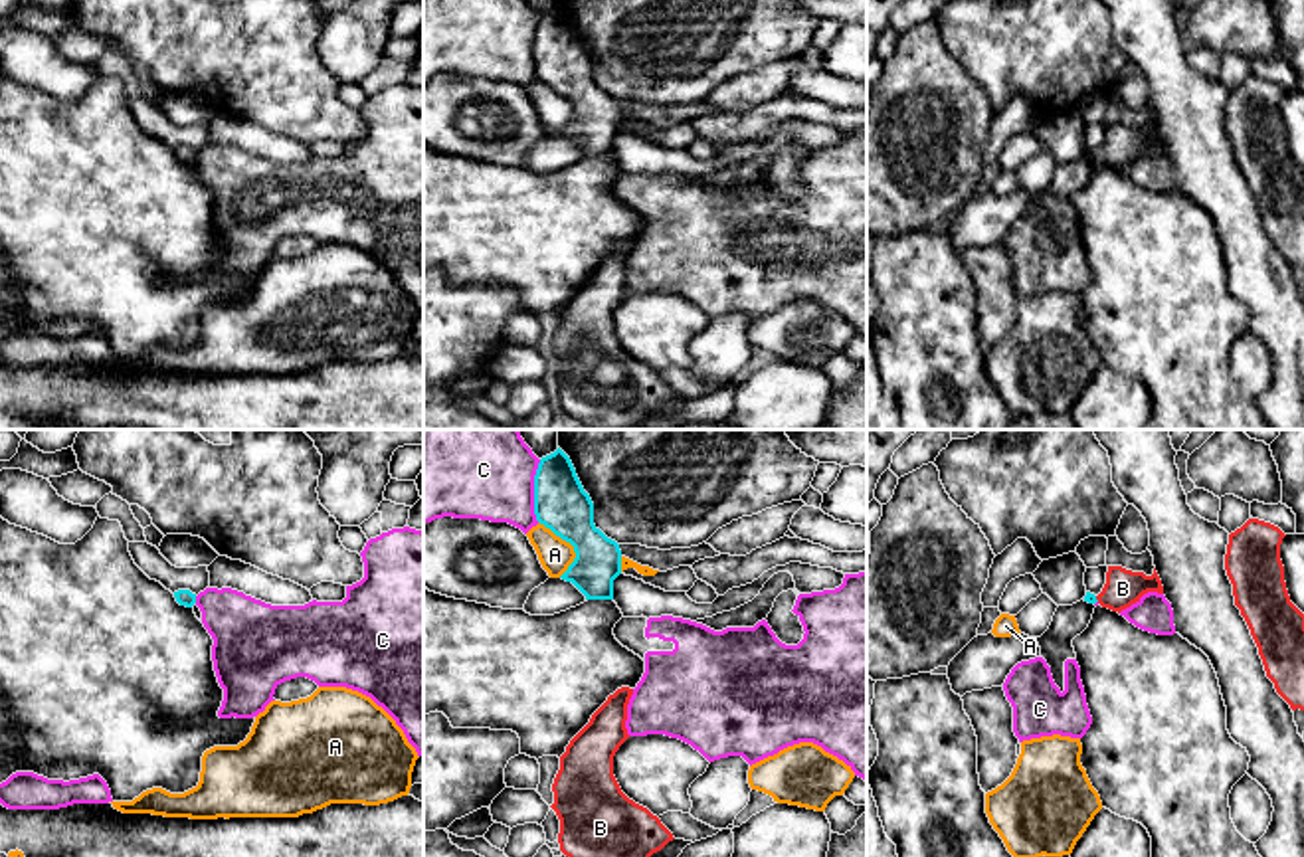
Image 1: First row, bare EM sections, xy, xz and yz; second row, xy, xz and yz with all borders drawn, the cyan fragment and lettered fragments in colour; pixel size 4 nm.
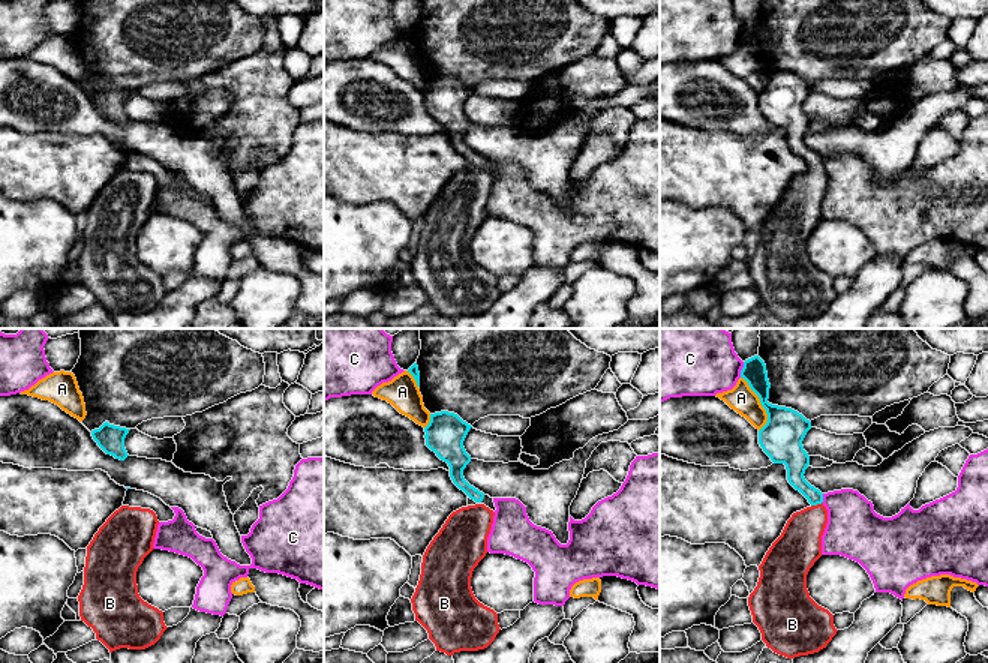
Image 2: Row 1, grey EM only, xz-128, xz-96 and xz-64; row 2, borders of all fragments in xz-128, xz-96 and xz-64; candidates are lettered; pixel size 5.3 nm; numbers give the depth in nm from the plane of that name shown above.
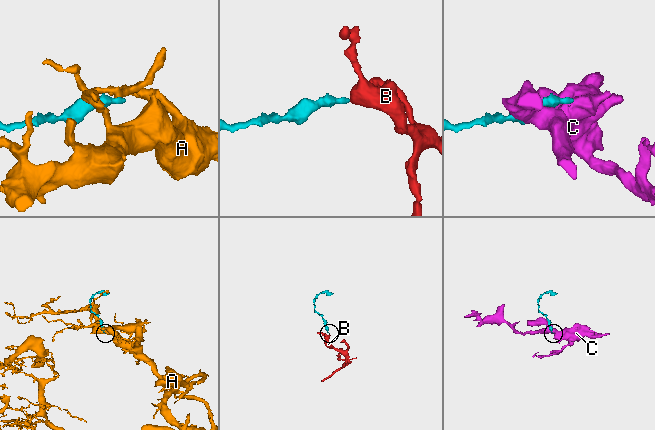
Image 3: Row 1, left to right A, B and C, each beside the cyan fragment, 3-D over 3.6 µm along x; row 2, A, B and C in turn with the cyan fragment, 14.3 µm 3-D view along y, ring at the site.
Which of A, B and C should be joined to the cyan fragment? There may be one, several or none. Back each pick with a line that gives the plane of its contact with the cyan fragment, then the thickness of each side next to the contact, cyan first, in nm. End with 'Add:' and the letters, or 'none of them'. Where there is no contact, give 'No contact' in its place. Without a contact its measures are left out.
B: Touches cyan in yz. Thickness 50 nm (cyan) against 150 nm
Add: B

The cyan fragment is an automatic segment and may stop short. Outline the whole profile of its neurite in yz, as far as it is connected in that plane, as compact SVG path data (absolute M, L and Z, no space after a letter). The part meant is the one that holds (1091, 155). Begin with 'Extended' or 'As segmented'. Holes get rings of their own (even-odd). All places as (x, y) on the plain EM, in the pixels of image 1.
Extended. M1108 123L1102 148L1098 152L1086 148L1084 158L1098 158L1102 164L1120 170L1122 166L1140 158L1140 154L1148 148L1164 150L1164 143L1156 125L1152 133L1146 133L1144 129L1132 129L1122 123Z

